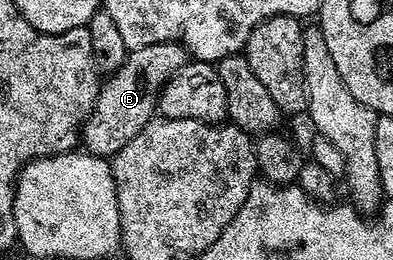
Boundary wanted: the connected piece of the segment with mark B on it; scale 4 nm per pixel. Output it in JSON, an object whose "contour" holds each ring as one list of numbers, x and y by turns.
{"contour":[[160,42,130,49,125,56,125,63,113,74,100,83,97,102,85,121,79,135,85,142,84,149,101,158,112,159,119,153,123,144,128,144,133,137,139,136,143,128,157,114,157,97,161,90,190,61,191,55,179,42]]}

